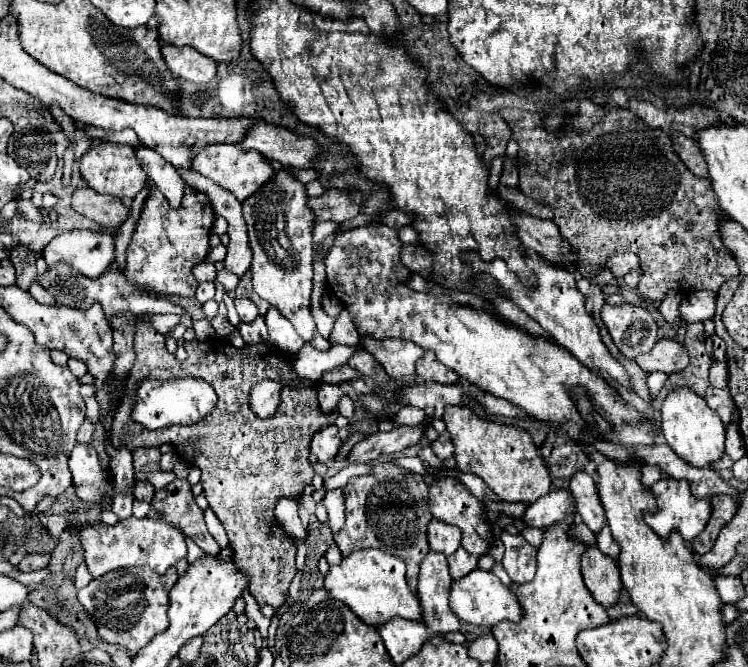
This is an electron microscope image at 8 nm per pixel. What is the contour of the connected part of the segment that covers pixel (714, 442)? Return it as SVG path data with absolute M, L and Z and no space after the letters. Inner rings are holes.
M673 390L661 408L661 434L669 448L691 466L711 466L725 454L725 426L703 398L689 390Z

